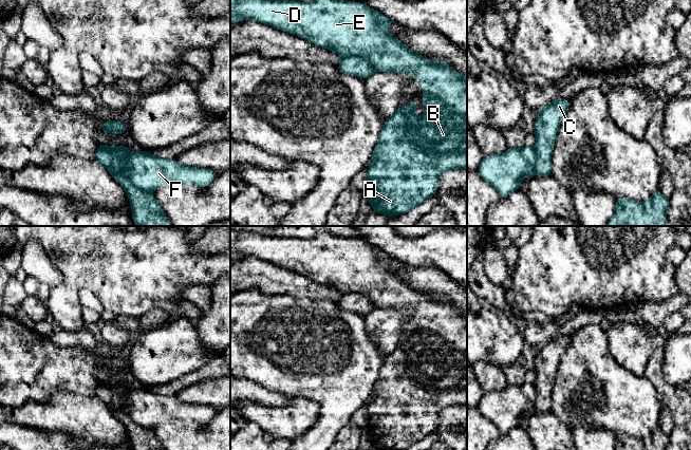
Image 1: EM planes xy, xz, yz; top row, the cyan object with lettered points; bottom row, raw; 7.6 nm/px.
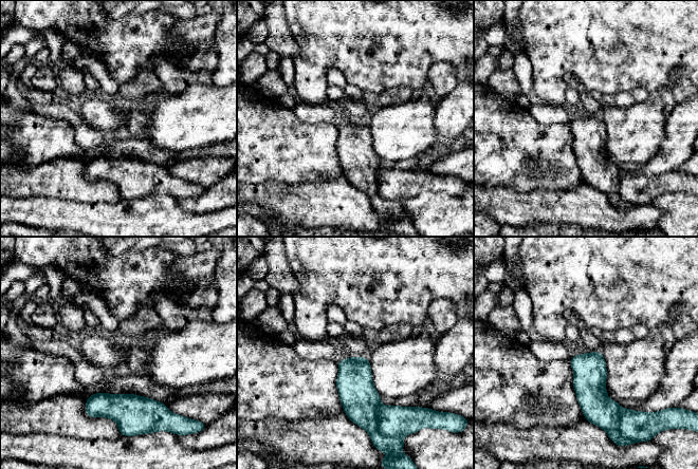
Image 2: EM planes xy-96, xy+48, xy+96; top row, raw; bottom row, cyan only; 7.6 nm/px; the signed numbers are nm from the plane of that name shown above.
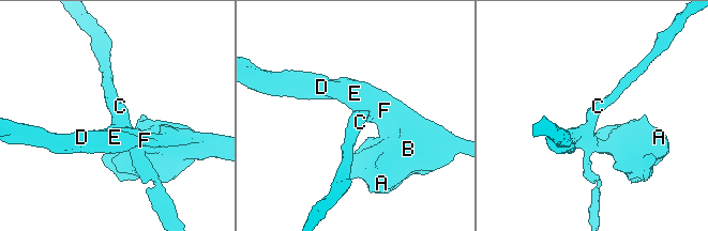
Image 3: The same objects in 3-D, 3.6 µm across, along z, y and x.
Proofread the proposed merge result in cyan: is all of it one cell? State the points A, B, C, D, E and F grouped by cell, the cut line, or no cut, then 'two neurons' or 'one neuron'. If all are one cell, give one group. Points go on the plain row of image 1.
groups A B D E F / C; cut xy (127, 387), (123, 410), (134, 422), (149, 429); two neurons

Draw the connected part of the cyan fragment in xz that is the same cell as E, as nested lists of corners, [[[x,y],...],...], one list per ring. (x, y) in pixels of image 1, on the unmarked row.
[[[230,230],[230,260],[253,256],[260,260],[300,273],[303,276],[337,289],[341,295],[366,295],[378,308],[409,308],[412,316],[423,318],[425,354],[416,353],[417,339],[406,339],[387,355],[368,406],[368,435],[376,450],[406,450],[433,433],[438,426],[440,413],[450,406],[467,406],[467,314],[457,311],[444,298],[433,298],[412,288],[403,278],[389,269],[389,261],[395,258],[372,246],[362,239],[343,238],[321,232],[309,239],[285,236],[268,236],[258,232],[239,233]]]

